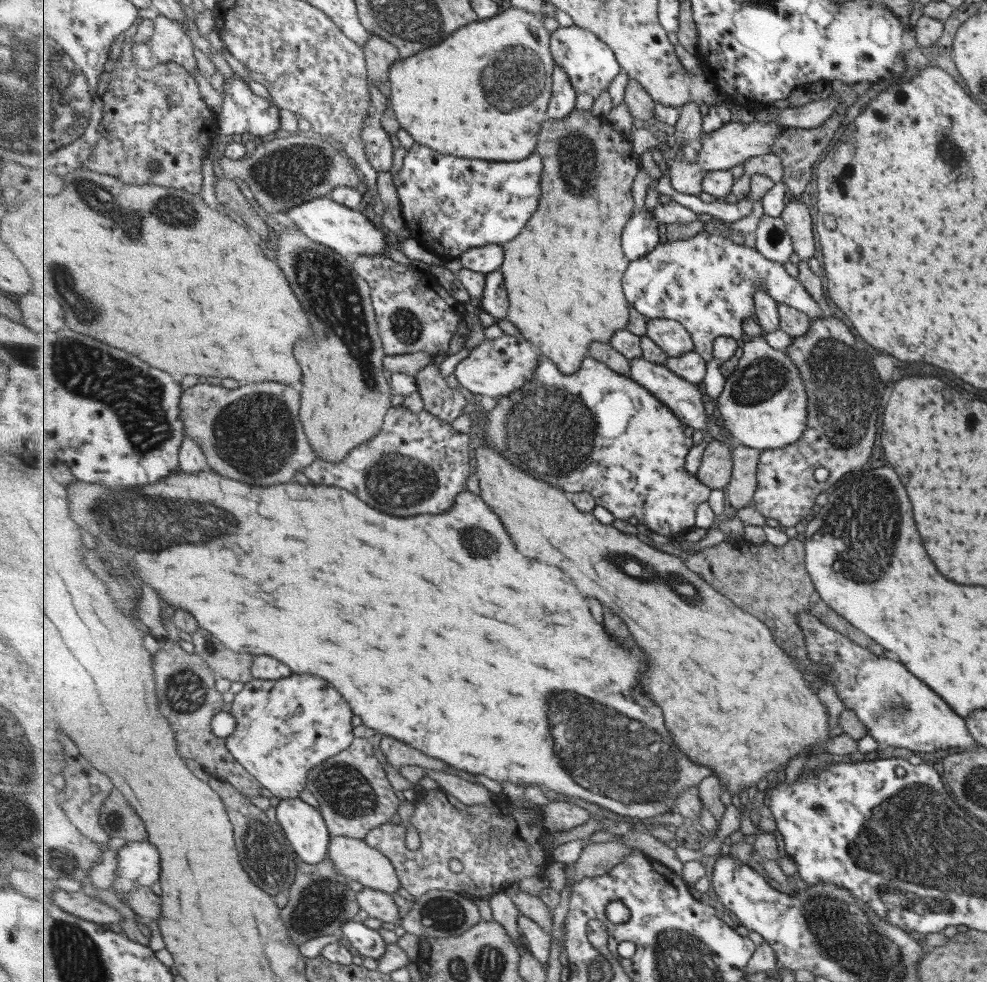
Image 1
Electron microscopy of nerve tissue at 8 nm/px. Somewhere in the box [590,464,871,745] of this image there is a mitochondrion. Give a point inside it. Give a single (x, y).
(683, 590)

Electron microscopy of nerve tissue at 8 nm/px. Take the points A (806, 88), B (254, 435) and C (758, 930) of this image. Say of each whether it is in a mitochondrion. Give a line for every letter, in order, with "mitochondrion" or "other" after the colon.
A: other
B: mitochondrion
C: other

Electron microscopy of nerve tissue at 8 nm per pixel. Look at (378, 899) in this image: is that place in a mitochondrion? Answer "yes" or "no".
no

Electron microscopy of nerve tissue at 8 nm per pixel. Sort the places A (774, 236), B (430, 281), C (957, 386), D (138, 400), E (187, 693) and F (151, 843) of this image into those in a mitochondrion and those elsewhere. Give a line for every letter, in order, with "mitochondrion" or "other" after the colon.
A: mitochondrion
B: other
C: other
D: mitochondrion
E: mitochondrion
F: other

